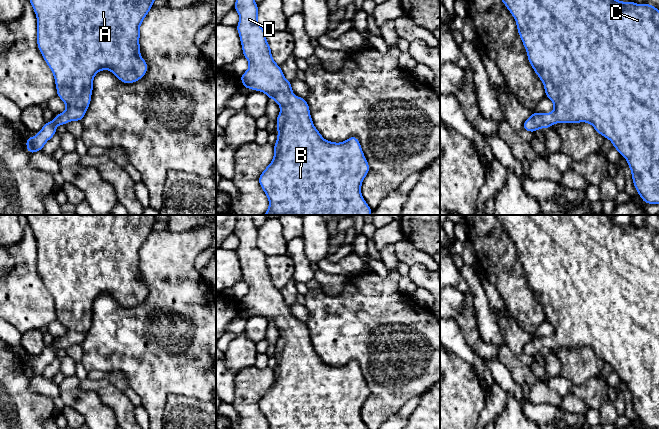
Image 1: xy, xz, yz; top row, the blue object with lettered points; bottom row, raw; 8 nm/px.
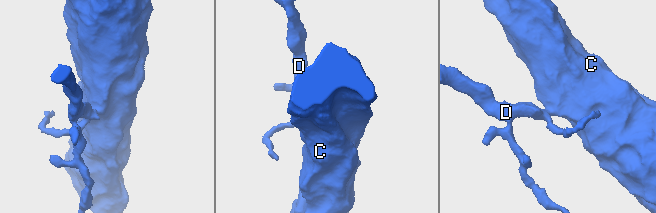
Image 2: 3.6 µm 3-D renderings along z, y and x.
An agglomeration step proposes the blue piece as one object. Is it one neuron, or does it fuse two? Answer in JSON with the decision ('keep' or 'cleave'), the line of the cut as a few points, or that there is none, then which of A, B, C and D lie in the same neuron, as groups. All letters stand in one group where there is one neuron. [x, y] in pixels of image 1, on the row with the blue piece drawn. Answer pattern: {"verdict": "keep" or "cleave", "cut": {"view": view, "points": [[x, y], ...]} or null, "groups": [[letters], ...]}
{"verdict": "keep", "cut": null, "groups": [["A", "B", "C", "D"]]}

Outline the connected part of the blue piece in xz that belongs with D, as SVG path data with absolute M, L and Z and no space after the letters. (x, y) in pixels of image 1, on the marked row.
M236 0L234 10L240 17L236 29L243 56L249 62L248 70L240 76L243 87L264 92L269 99L274 99L281 107L275 121L278 126L278 137L273 145L273 160L258 179L269 199L269 207L264 215L371 215L372 209L361 194L361 185L370 166L358 138L351 136L344 142L336 143L327 141L321 136L313 124L306 99L294 95L291 82L285 78L280 65L273 60L270 44L266 41L266 31L258 23L258 4L255 0Z

